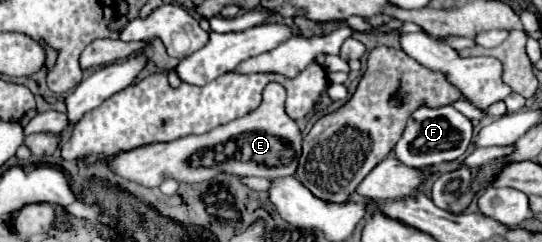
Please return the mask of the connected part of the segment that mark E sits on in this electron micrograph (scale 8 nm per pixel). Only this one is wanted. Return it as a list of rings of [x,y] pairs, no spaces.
[[[270,81],[264,87],[262,103],[252,113],[224,123],[204,135],[188,135],[170,143],[152,143],[120,153],[108,167],[124,179],[144,187],[158,187],[168,177],[186,183],[202,183],[216,177],[216,173],[232,173],[238,177],[256,175],[266,179],[294,175],[302,149],[302,137],[298,125],[284,111],[284,99],[286,89],[278,81]]]

